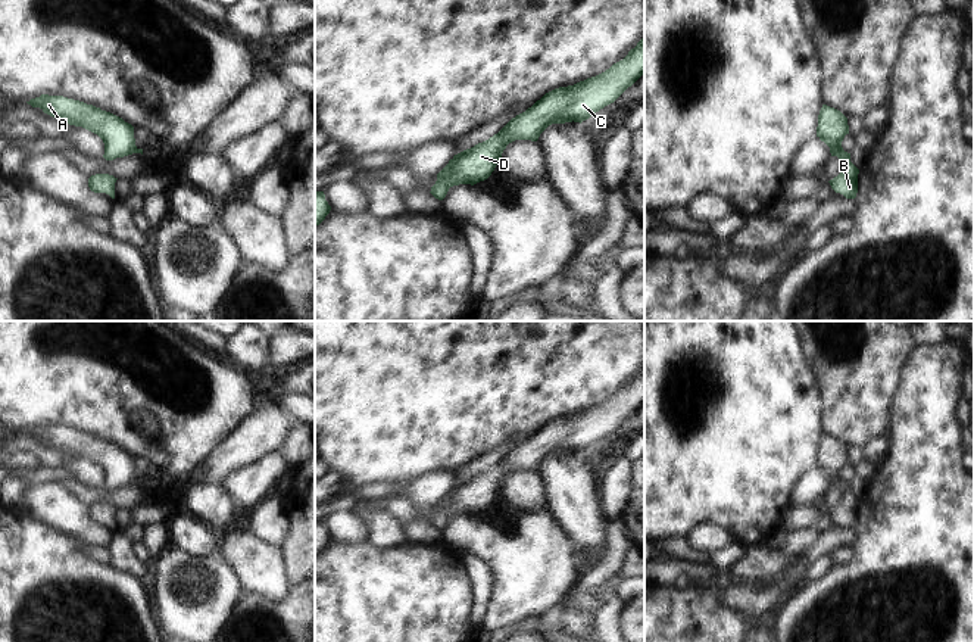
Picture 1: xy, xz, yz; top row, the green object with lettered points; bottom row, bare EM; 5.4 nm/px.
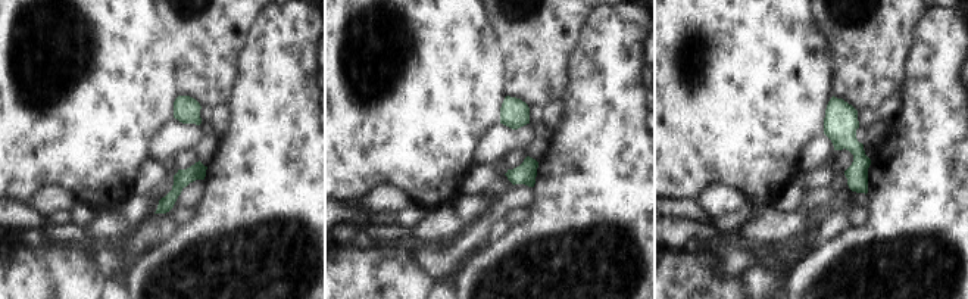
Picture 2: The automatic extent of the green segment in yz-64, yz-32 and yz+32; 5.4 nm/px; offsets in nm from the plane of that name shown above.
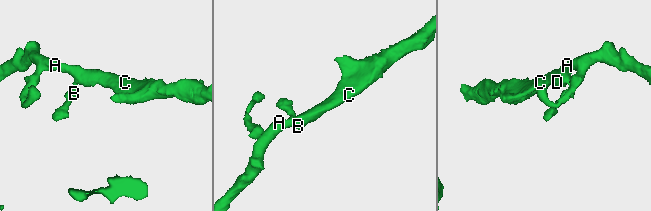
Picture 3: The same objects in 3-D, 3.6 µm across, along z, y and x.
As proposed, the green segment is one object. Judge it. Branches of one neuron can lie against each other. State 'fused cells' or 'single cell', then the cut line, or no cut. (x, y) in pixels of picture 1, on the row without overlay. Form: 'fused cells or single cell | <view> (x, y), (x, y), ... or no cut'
single cell | no cut

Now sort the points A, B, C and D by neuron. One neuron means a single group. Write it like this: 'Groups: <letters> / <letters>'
Groups: A B C D

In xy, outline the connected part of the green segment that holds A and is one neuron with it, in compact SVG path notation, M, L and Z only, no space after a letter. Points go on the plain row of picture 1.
M41 424L26 433L69 455L97 464L104 473L106 490L132 483L143 484L143 479L135 476L134 456L110 442L63 426Z

